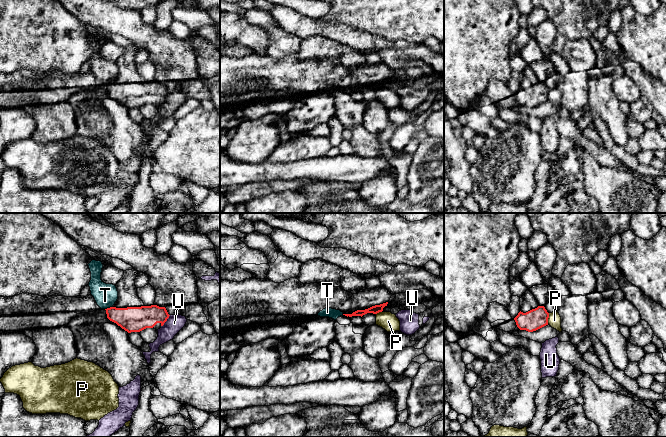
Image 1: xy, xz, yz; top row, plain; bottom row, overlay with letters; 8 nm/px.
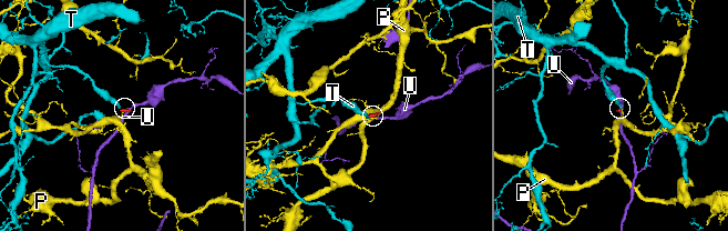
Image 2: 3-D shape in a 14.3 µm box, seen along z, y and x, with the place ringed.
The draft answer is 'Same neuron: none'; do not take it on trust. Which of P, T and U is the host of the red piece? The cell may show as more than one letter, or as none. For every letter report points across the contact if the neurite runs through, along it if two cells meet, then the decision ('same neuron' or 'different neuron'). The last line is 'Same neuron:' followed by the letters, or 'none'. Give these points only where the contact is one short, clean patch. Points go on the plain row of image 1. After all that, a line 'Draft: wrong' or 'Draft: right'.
P: along yz (549, 89), (547, 99) | different neuron
T: along xy (111, 82), (105, 85) | different neuron
U: along xy (170, 91), (161, 102) | different neuron
Same neuron: none
Draft: right

